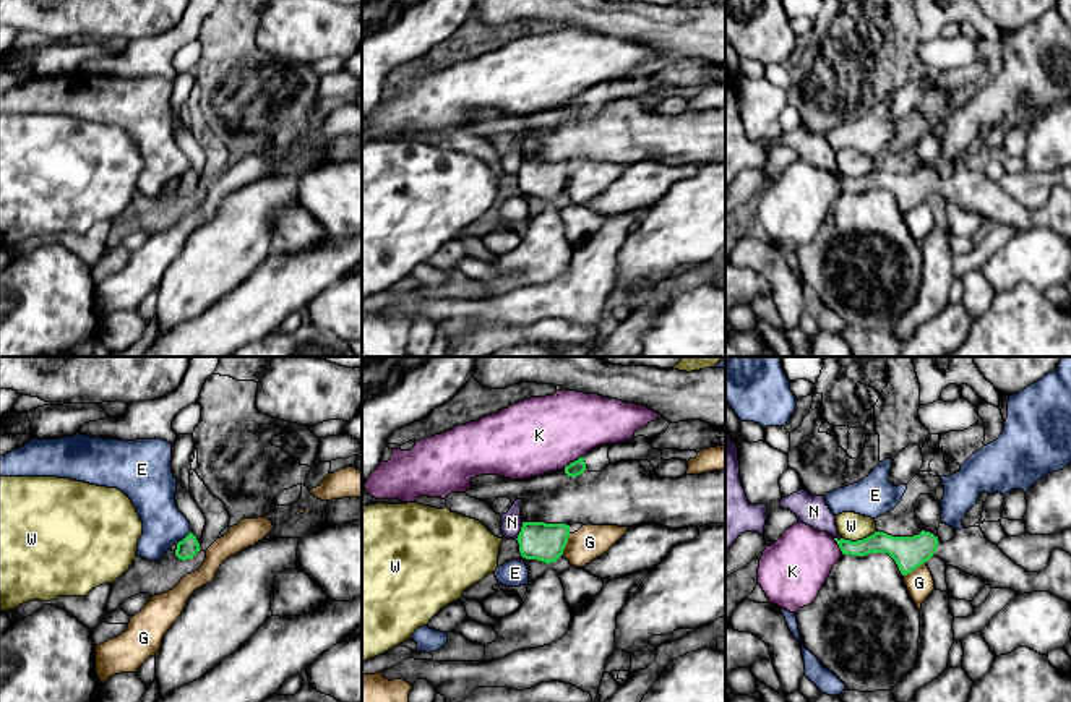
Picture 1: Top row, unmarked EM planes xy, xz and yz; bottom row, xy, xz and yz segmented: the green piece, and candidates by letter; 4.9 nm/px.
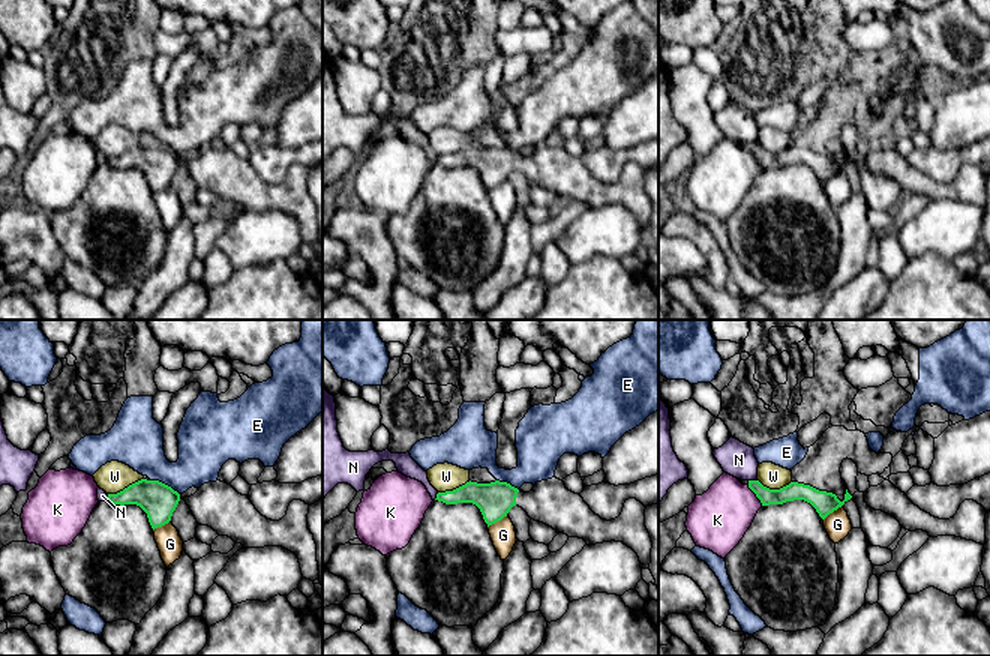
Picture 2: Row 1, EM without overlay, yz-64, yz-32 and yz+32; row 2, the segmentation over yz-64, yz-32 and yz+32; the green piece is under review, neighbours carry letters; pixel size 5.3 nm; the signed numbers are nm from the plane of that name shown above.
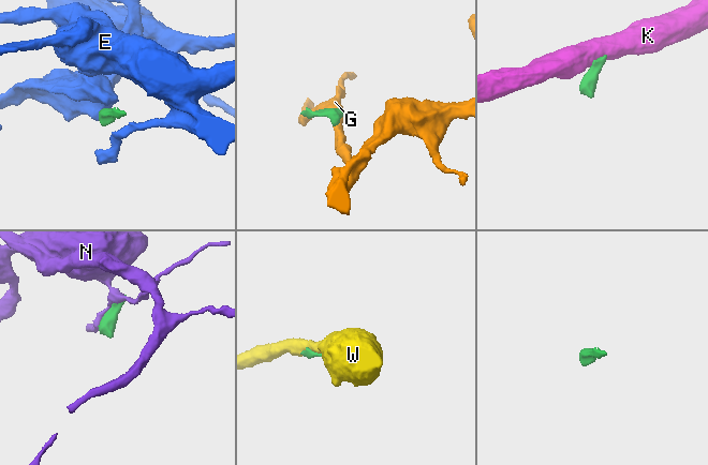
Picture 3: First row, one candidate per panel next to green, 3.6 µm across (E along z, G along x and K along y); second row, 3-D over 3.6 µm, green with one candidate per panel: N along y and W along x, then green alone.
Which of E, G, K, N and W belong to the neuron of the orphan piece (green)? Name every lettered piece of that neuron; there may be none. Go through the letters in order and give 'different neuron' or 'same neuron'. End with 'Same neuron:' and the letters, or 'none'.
E: different neuron
G: different neuron
K: different neuron
N: different neuron
W: different neuron
Same neuron: none

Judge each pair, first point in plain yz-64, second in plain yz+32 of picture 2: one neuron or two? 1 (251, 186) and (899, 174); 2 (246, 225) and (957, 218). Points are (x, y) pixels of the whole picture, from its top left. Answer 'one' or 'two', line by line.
1: one
2: one

